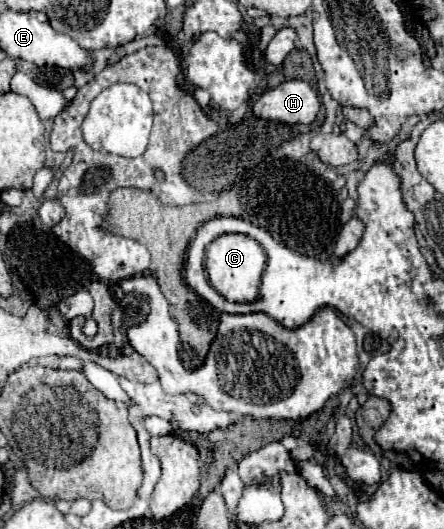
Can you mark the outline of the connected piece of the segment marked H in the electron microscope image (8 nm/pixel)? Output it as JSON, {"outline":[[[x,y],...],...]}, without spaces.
{"outline":[[[282,82],[278,88],[264,92],[254,104],[256,116],[282,124],[310,124],[318,110],[318,94],[306,82]]]}

